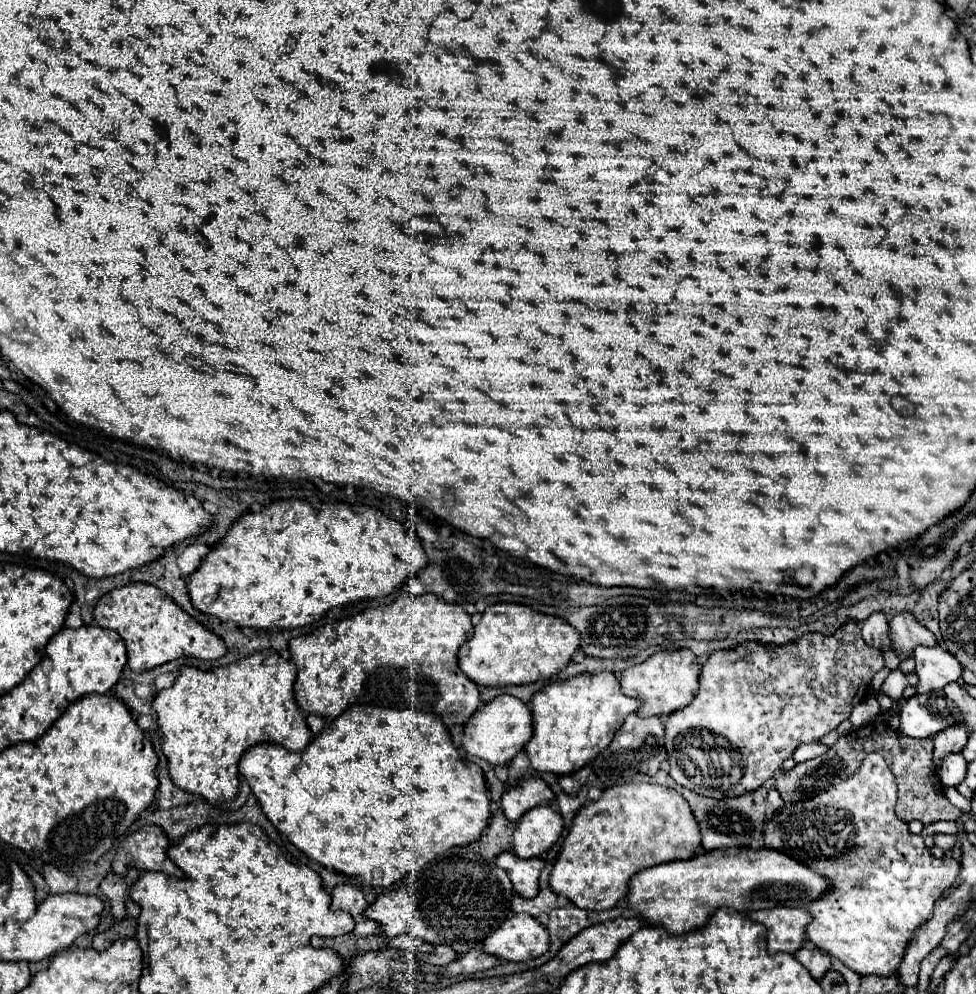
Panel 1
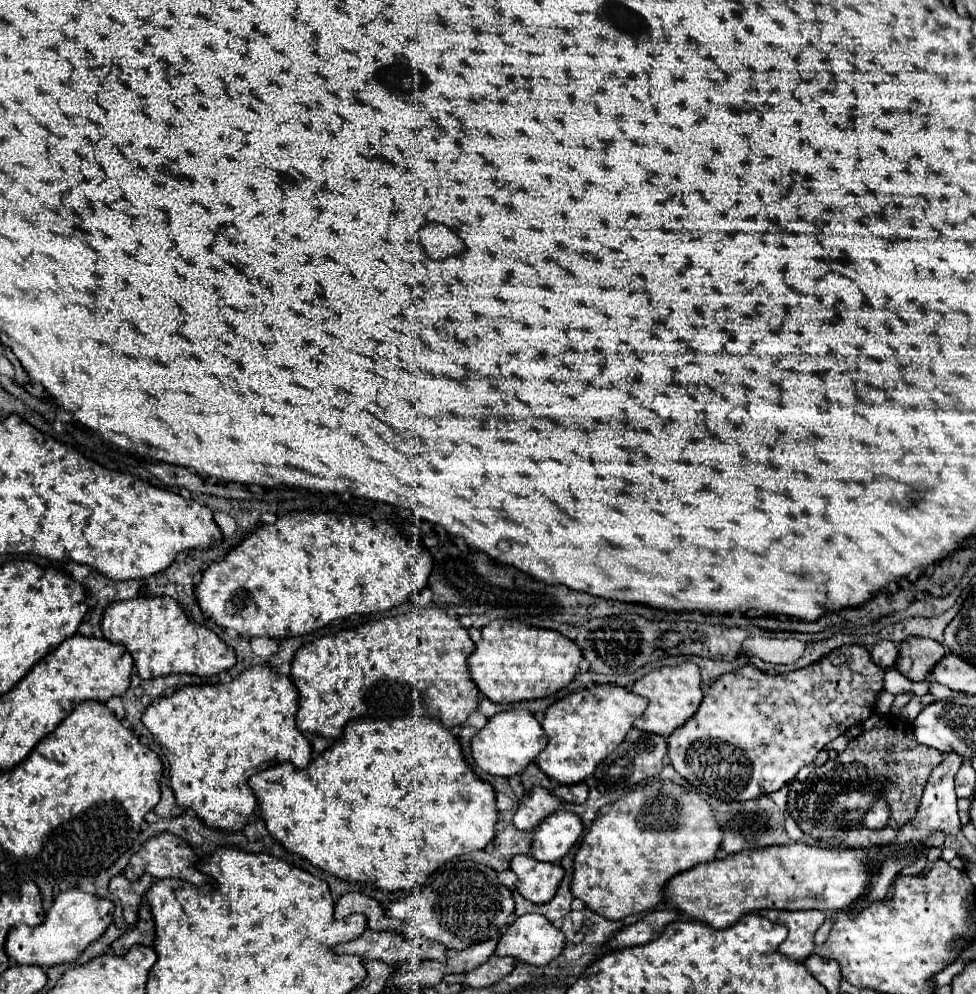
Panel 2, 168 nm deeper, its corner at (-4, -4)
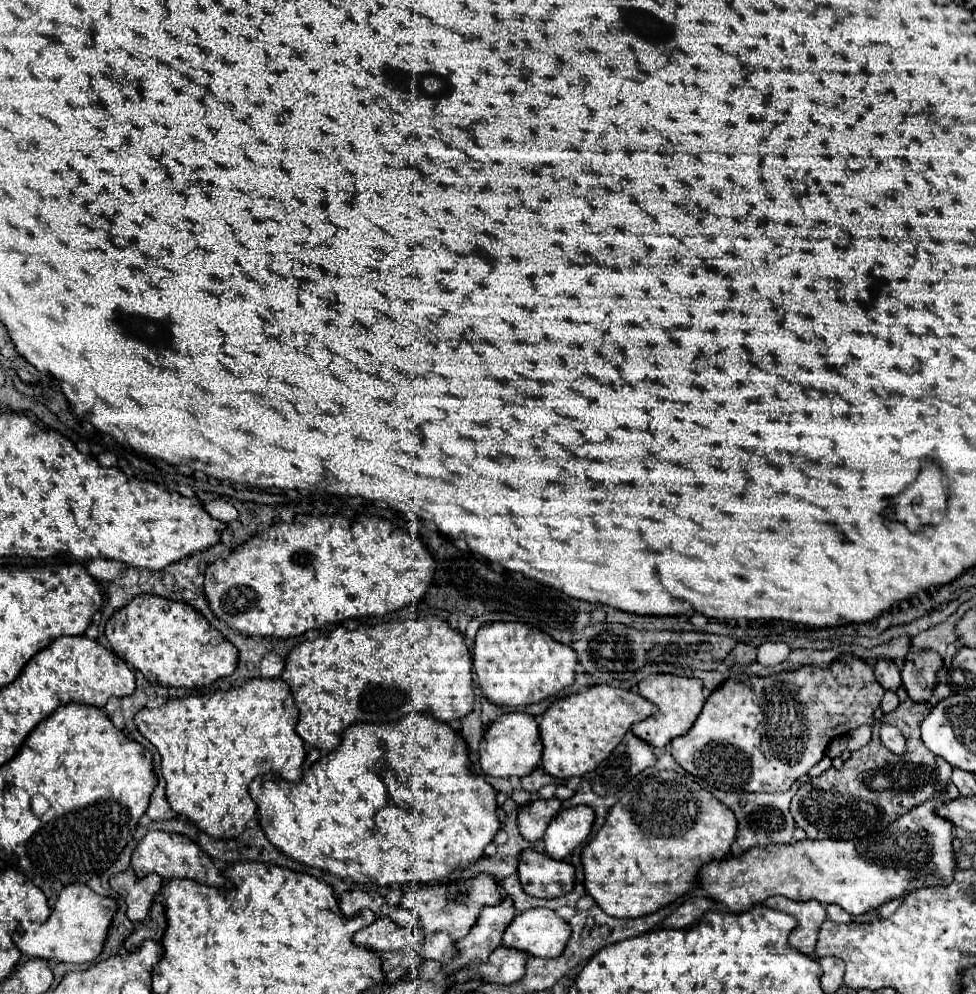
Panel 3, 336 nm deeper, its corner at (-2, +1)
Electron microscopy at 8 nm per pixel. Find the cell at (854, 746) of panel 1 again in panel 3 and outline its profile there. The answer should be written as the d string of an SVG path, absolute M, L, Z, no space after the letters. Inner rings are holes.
M905 700L893 712L909 712L909 722L899 714L885 714L883 720L877 720L873 724L871 742L851 752L851 758L843 762L843 768L829 768L821 776L811 778L799 786L791 802L791 814L797 826L807 832L807 838L853 840L885 830L901 814L907 814L913 806L921 804L925 798L931 798L935 790L941 790L949 784L953 768L949 766L949 762L927 750L919 736L921 718L929 714L929 708L925 704ZM883 724L895 724L901 728L907 740L905 754L893 754L883 746L879 738Z

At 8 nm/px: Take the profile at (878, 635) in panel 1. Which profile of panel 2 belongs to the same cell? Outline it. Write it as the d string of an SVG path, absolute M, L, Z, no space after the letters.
M879 641L879 643L873 647L871 657L873 657L873 661L875 661L879 667L891 669L891 667L895 667L895 661L897 661L897 647L895 647L895 643Z

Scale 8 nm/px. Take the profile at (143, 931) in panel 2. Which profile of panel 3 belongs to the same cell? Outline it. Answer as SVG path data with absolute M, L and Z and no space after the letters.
M155 898L153 900L153 906L149 910L149 918L145 918L145 922L137 924L133 934L125 940L125 950L131 952L131 950L137 950L137 946L143 942L143 940L155 940L159 942L163 938L163 932L165 932L165 908L163 908L163 902L161 898Z

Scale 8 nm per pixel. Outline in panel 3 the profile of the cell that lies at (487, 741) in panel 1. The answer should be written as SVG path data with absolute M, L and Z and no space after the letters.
M509 712L499 716L495 722L491 722L483 734L483 740L479 744L479 762L485 774L499 776L499 778L511 778L511 776L525 776L533 768L537 768L541 758L541 736L537 722L527 712Z

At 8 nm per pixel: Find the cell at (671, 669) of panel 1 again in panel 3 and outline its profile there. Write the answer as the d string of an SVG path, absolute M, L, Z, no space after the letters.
M649 674L637 684L637 692L657 706L657 714L651 714L649 718L635 722L631 730L633 734L637 734L641 740L649 742L655 748L663 748L673 738L685 734L697 720L705 702L703 682L693 676L689 678L689 676L675 676L675 674Z

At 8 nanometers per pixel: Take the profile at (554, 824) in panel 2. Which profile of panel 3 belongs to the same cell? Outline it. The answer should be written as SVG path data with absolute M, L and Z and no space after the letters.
M573 806L561 810L545 830L545 852L555 860L563 860L571 850L585 842L591 832L593 820L595 814L589 806Z

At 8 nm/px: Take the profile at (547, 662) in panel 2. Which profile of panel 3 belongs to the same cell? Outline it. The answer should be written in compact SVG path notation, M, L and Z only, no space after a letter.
M487 622L479 628L473 646L473 672L483 696L499 706L541 702L575 680L577 654L535 626L521 622Z

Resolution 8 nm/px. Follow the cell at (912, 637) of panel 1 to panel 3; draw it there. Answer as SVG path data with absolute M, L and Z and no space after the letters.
M925 650L925 654L909 652L901 668L903 688L907 690L913 702L927 702L933 696L935 674L943 666L941 656L935 650Z

